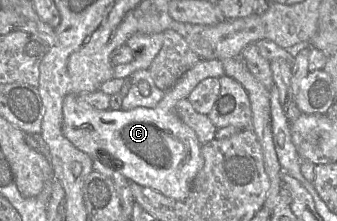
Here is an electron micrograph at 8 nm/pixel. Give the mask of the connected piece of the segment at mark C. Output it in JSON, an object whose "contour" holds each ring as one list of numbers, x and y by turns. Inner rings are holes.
{"contour":[[211,59,211,60,200,60,195,66,193,66,191,69,189,69,175,84,173,87,171,87,169,90,165,92,164,97,159,102,159,104,155,108,146,108,146,107,137,107,128,111,124,110,98,110,94,107,92,107,90,104,85,102,81,99,81,96,78,94,68,94,64,97,63,100,63,126,62,126,62,133,63,135,79,150,82,151,82,146,90,145,90,148,101,148,102,150,105,150,109,153,109,155,105,155,104,153,101,153,102,159,104,160,107,156,107,161,110,161,111,159,116,161,116,164,111,163,109,165,107,162,105,162,106,165,110,166,114,170,118,170,123,176,125,176,129,181,133,181,141,186,152,188,163,195,167,197,171,197,176,200,183,200,185,199,192,186,192,182,198,172,202,169,204,165,204,159,201,154,201,148,202,145,200,144,196,133,193,129,191,129,189,126,187,126,177,115,176,113,176,104,184,98,188,98,189,94,192,92,192,90,197,86,198,83,200,83,202,80,209,78,209,77,216,77,220,78,223,75,225,75,223,64,221,60,218,59]]}

